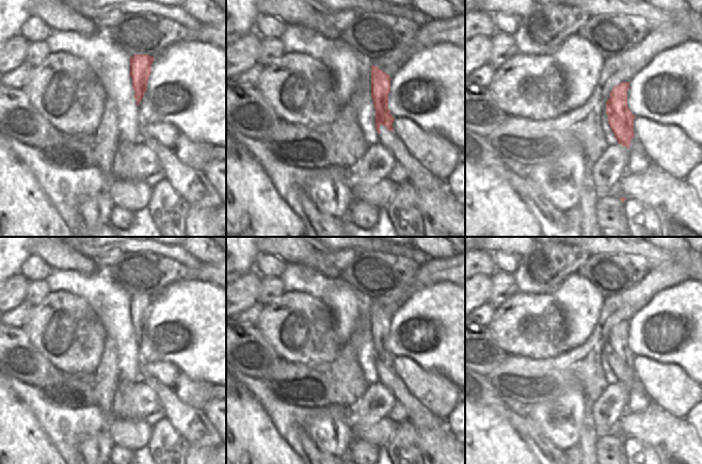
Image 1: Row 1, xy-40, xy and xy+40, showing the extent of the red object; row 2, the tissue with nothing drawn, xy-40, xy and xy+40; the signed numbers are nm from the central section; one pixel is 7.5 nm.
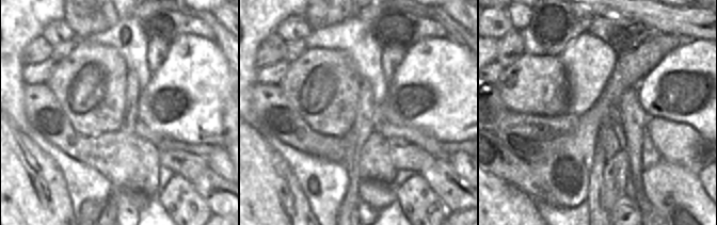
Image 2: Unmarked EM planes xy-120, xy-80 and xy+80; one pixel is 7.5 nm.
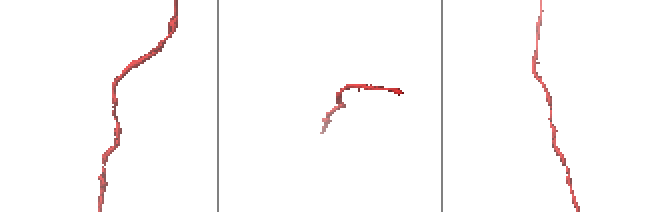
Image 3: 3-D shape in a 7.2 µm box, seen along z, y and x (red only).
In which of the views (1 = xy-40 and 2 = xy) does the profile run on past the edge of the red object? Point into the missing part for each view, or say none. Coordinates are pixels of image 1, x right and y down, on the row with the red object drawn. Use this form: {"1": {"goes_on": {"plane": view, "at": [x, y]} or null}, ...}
{"1": {"goes_on": null}, "2": {"goes_on": null}}

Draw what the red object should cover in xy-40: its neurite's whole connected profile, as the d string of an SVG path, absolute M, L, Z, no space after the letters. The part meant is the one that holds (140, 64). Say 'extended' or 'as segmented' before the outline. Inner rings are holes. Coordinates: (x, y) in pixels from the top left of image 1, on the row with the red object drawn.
as segmented; M135 54L130 57L130 77L132 79L132 87L138 106L147 90L147 81L151 73L153 62L154 57L148 54Z

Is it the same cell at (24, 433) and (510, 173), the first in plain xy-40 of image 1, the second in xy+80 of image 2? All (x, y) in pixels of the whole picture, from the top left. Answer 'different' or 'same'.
different

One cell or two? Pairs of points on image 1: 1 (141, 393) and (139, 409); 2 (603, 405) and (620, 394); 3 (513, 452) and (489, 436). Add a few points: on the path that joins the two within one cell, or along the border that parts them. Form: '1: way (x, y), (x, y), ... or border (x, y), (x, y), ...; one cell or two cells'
1: way (141, 397), (141, 404); one cell
2: way (607, 405), (616, 398); one cell
3: way (507, 452), (495, 443); one cell

